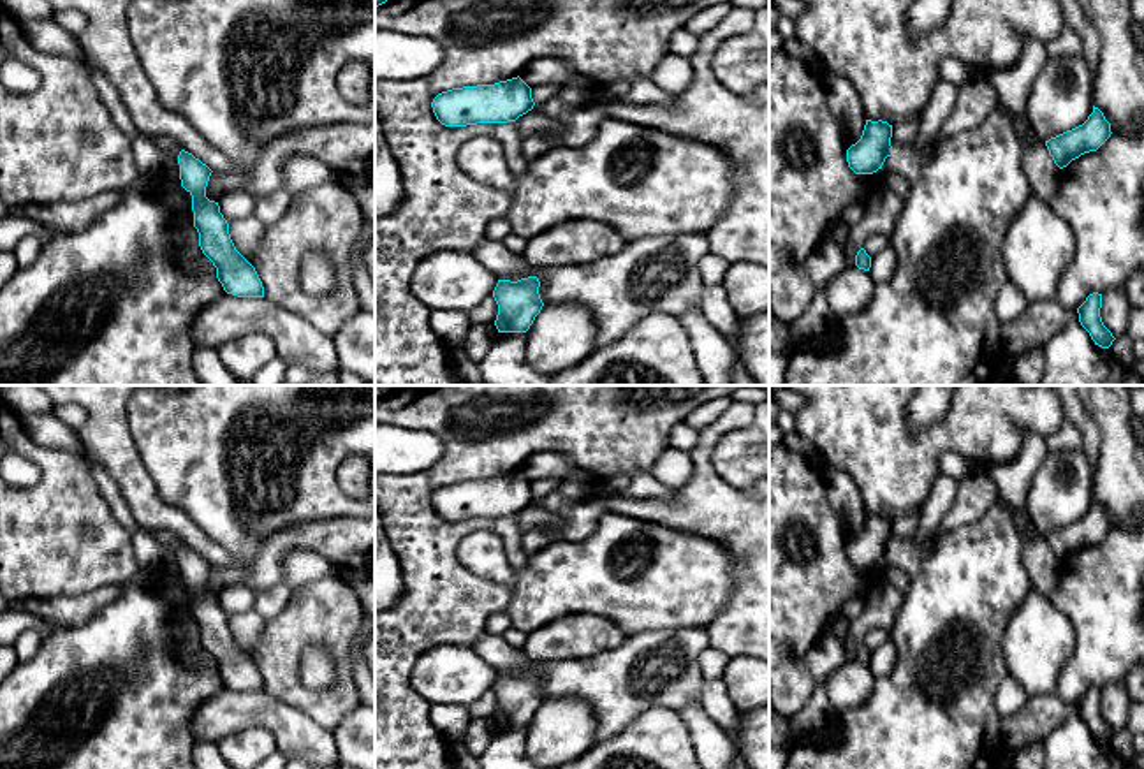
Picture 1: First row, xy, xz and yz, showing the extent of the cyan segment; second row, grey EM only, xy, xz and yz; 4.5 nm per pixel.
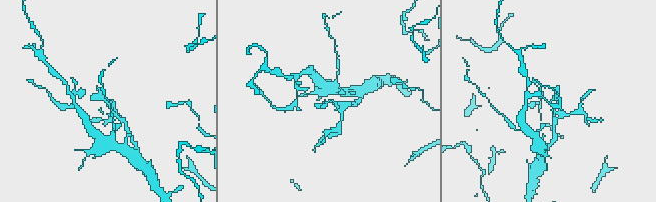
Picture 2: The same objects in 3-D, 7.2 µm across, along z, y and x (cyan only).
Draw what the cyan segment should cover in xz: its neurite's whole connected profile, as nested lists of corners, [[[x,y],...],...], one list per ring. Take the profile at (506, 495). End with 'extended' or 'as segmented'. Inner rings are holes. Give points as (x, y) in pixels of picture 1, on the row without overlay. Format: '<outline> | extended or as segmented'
[[[517,470],[495,479],[452,482],[433,496],[436,514],[445,521],[514,516],[523,530],[561,528],[563,521],[533,503],[532,482]]] | extended

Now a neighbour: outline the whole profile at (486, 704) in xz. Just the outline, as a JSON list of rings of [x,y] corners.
[[[491,690],[484,692],[477,700],[466,706],[470,711],[472,720],[473,718],[491,718],[496,714],[498,709],[498,699]]]

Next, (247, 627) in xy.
[[[253,609],[246,612],[231,614],[229,628],[241,649],[250,649],[260,639],[266,619],[262,619]]]

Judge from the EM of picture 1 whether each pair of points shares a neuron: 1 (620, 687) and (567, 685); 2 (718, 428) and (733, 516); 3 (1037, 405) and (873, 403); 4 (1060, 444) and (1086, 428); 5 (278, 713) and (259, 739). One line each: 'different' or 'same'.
1: same
2: same
3: same
4: different
5: different

